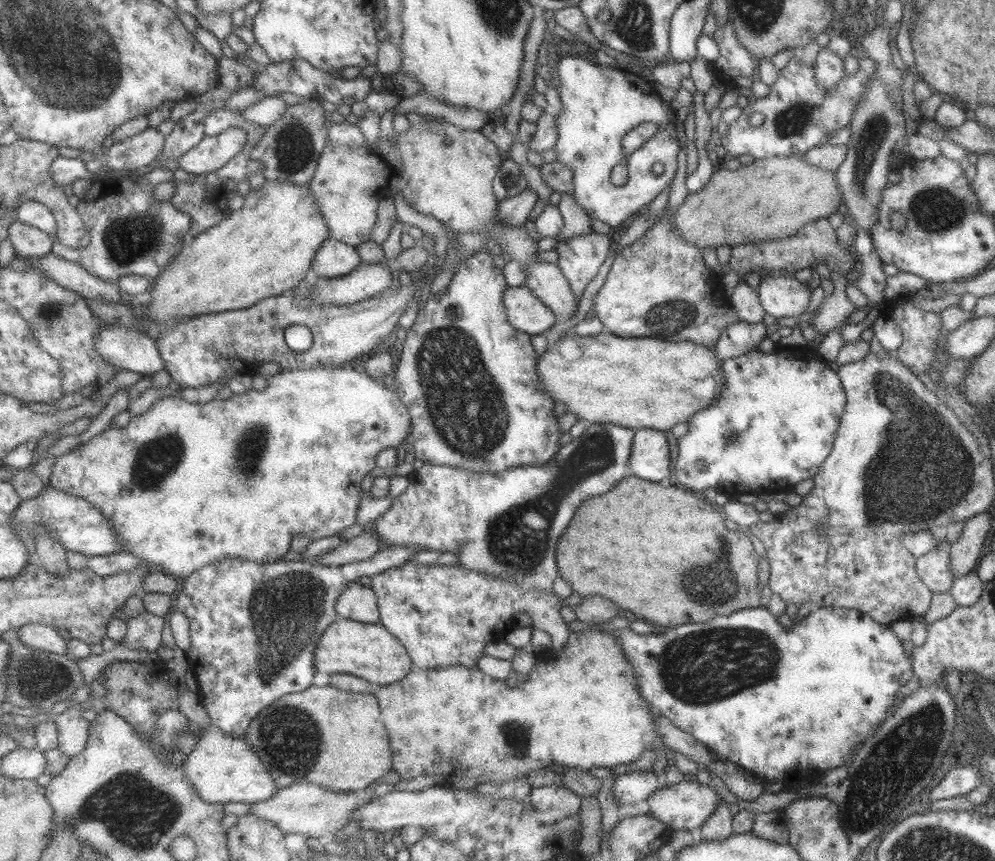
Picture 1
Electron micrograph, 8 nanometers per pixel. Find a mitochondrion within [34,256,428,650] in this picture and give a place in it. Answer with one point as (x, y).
(155, 461)

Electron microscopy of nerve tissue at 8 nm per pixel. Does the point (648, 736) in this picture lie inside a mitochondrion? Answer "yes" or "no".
no

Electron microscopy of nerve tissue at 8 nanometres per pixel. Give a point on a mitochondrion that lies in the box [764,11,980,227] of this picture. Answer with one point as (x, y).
(871, 138)

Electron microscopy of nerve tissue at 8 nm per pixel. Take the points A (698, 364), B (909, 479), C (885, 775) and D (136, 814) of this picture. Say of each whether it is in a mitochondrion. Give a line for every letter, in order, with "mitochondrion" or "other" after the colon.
A: other
B: mitochondrion
C: mitochondrion
D: mitochondrion

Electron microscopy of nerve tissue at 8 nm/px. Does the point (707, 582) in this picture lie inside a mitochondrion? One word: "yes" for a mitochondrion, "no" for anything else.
yes

